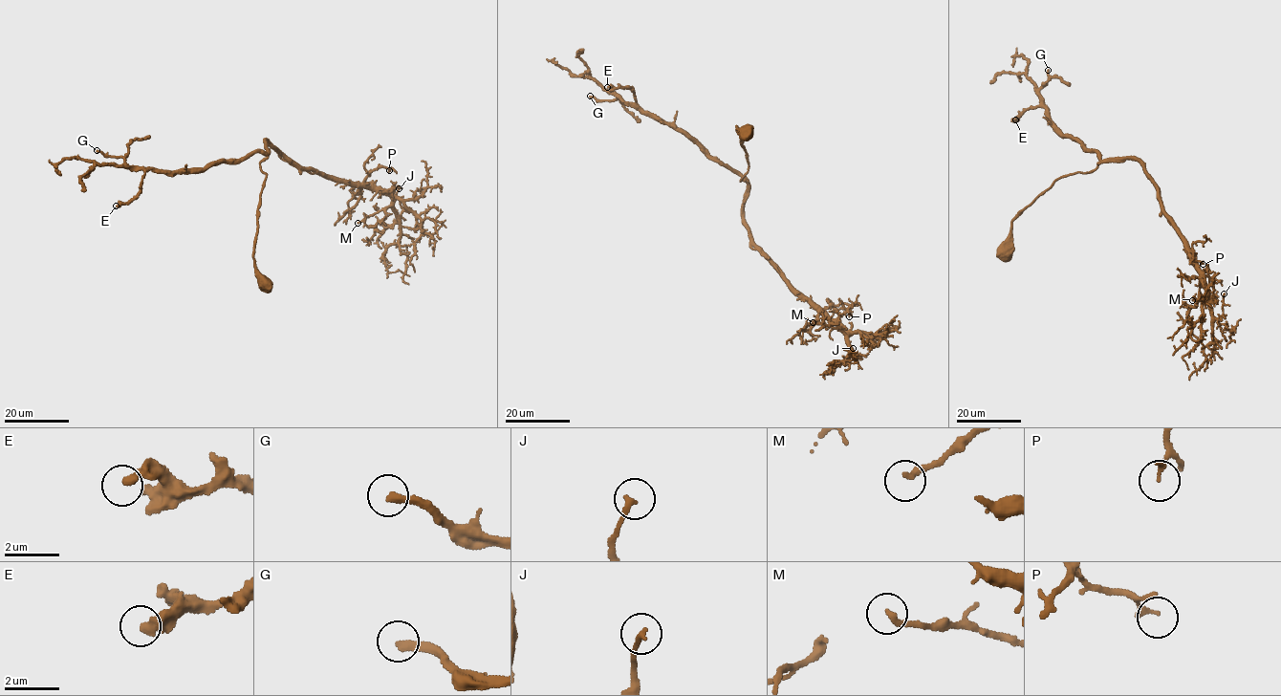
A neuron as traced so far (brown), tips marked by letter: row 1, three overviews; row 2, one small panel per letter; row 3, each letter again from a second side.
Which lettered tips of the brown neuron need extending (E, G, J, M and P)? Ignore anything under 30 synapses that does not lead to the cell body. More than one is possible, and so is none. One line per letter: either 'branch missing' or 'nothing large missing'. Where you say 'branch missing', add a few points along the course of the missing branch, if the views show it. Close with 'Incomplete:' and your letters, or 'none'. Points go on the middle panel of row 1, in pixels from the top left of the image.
E: nothing large missing
G: branch missing | (590, 96), (580, 94), (573, 85), (574, 73)
J: nothing large missing
M: nothing large missing
P: nothing large missing
Incomplete: G

